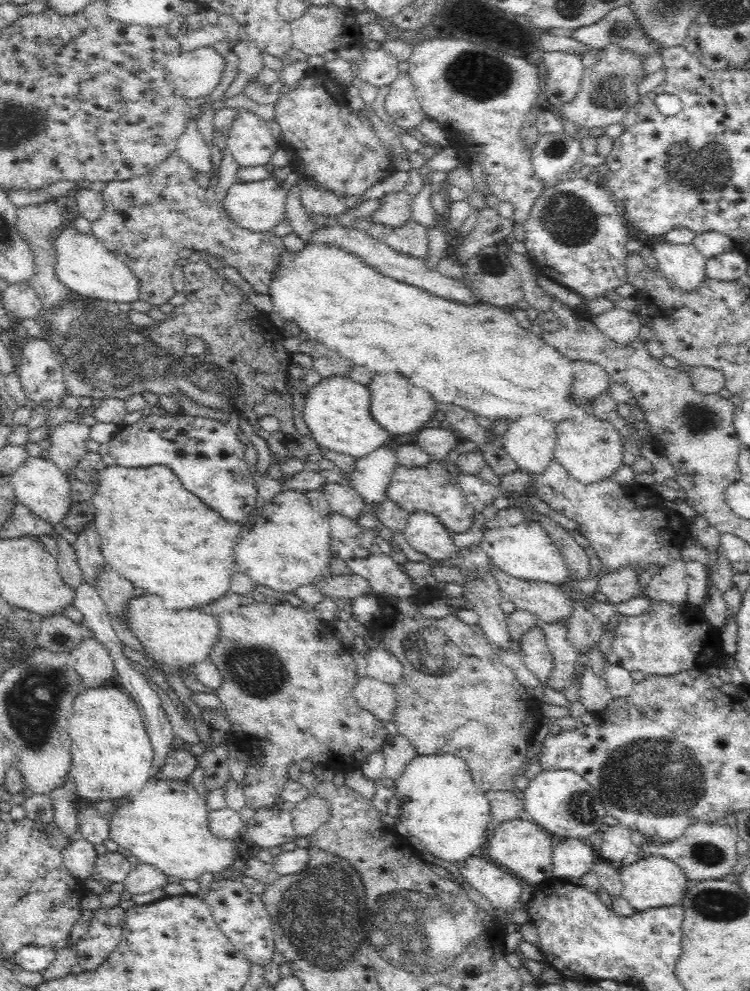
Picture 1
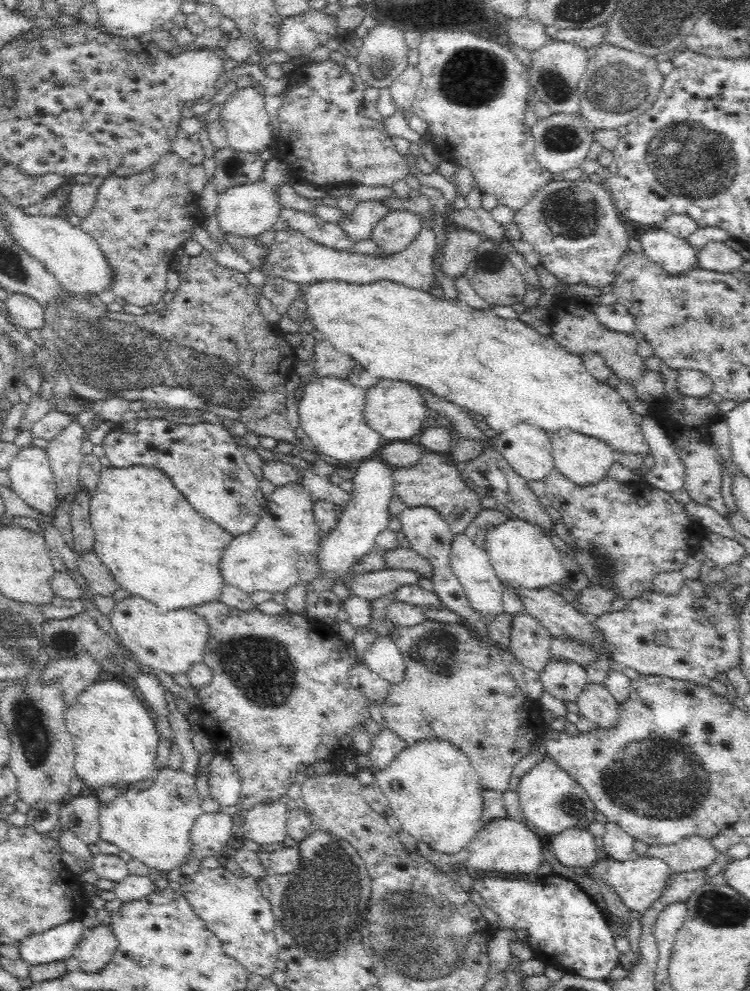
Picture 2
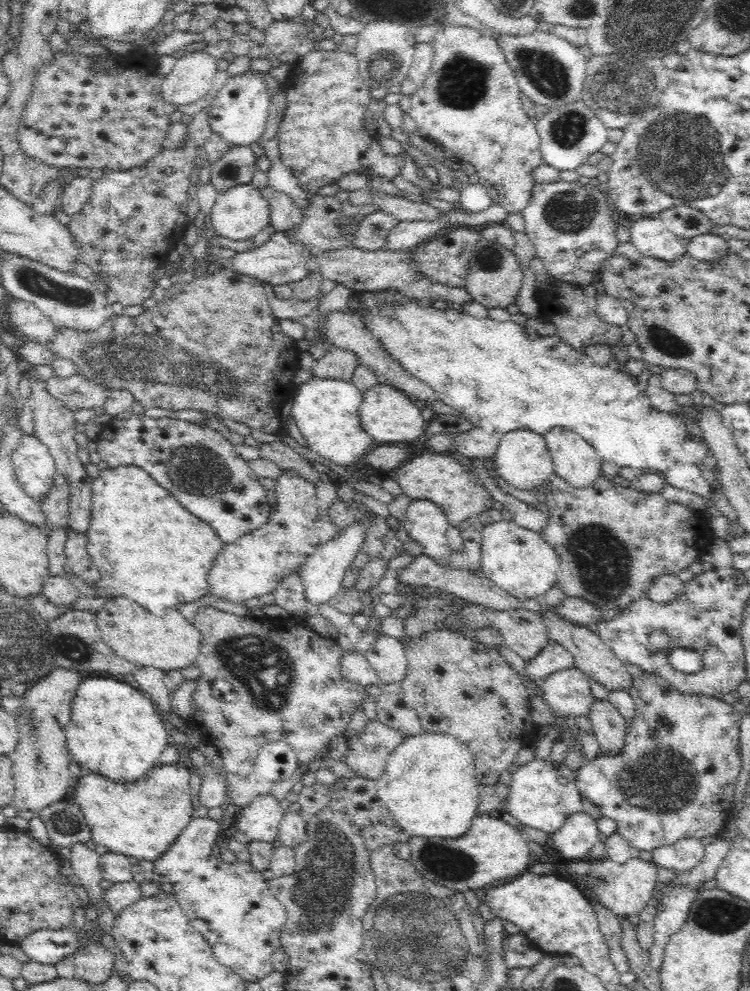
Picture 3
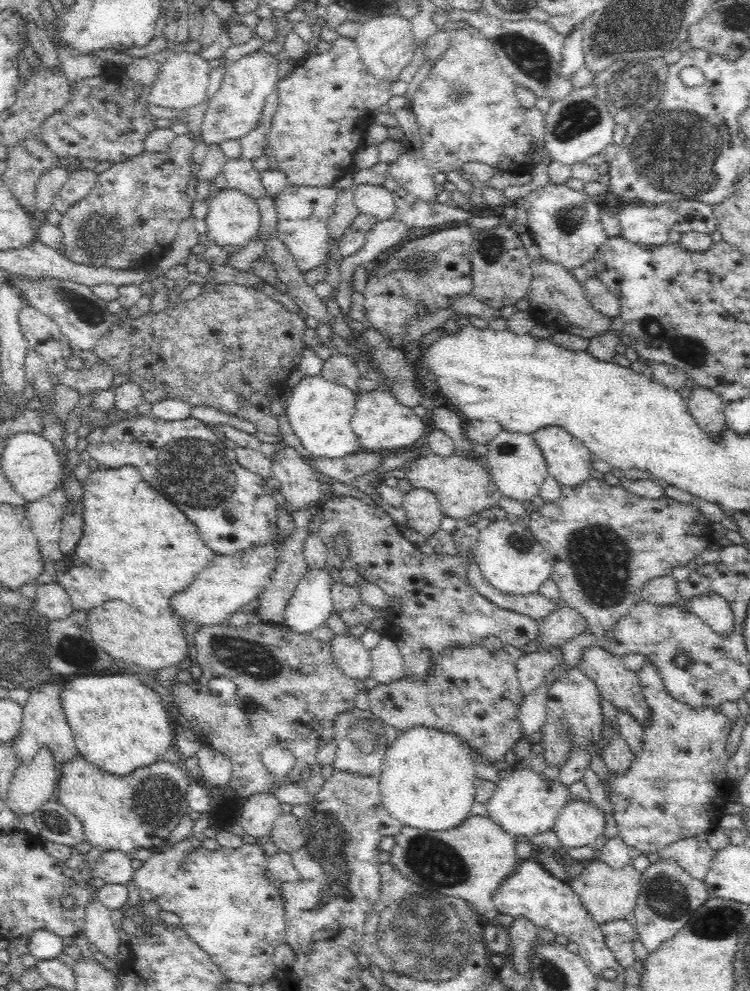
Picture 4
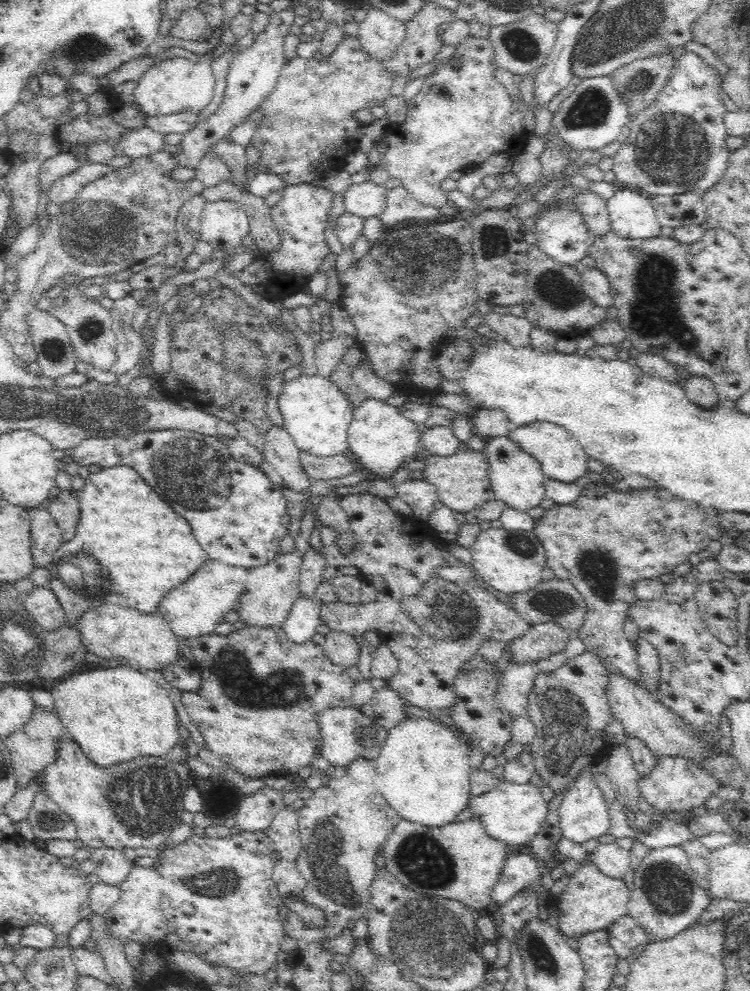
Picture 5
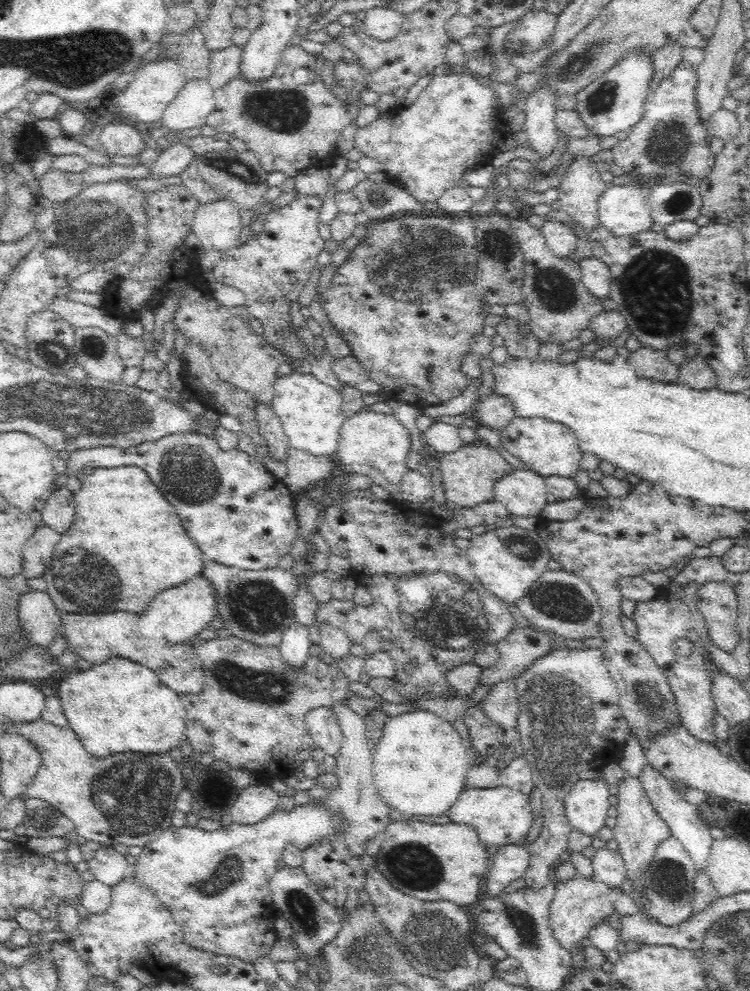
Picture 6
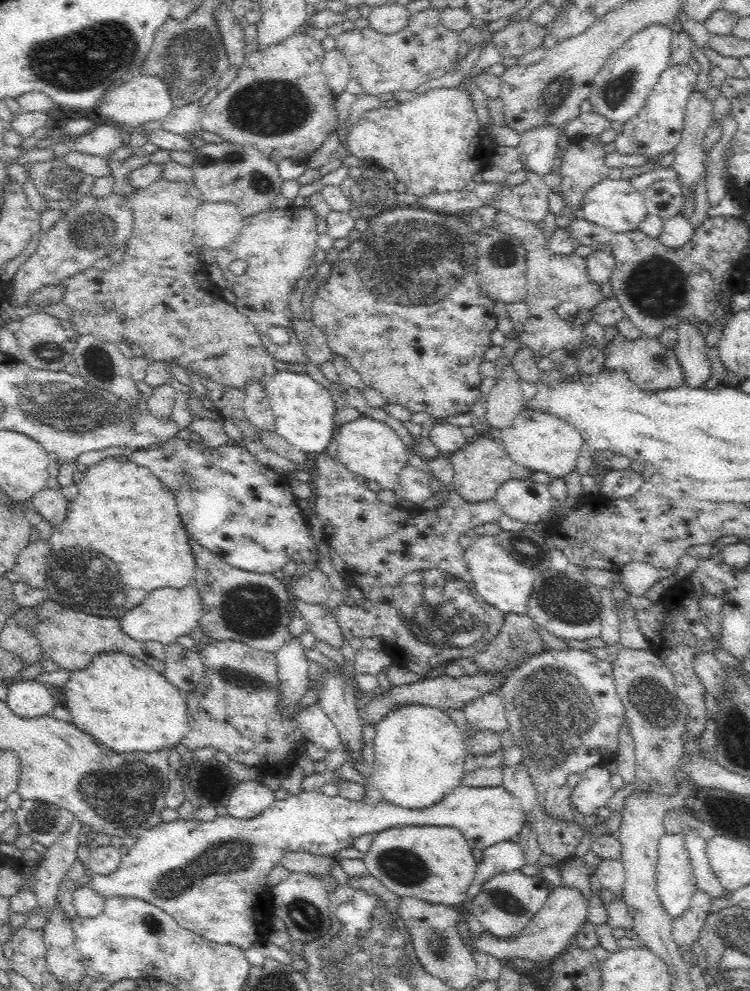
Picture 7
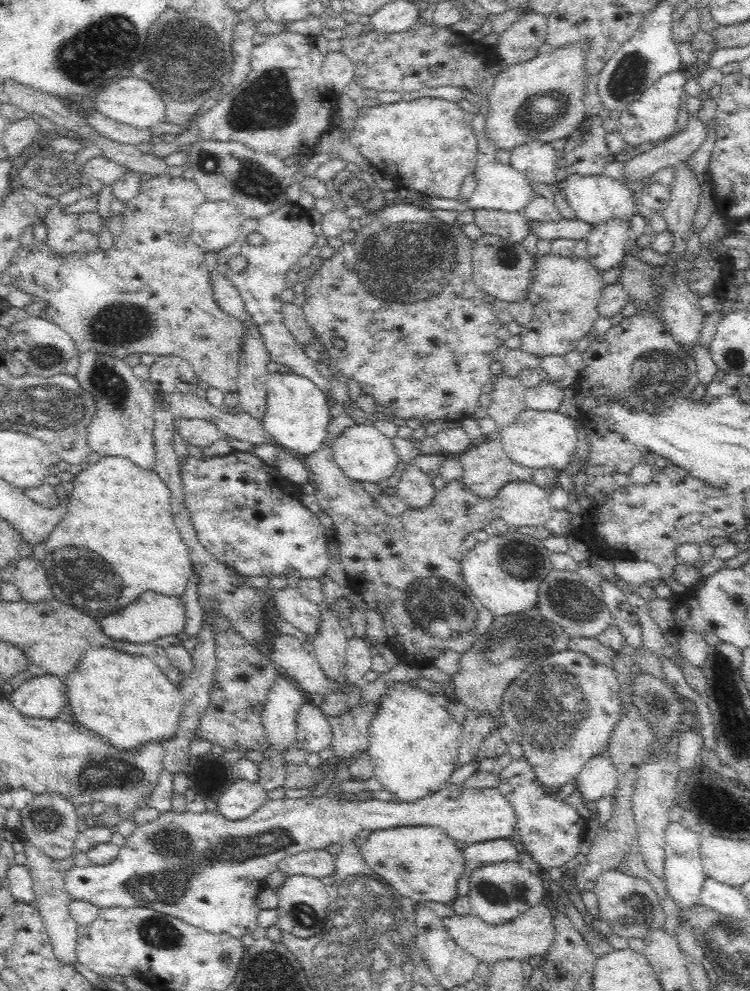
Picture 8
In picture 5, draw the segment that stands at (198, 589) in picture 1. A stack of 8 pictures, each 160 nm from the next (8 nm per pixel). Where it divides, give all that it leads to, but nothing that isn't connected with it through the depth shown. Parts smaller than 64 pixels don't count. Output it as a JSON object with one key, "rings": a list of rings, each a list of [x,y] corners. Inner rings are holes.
{"rings":[[[117,465],[101,469],[95,474],[90,474],[85,479],[84,486],[78,492],[79,496],[79,522],[75,528],[73,538],[64,541],[53,554],[52,562],[47,566],[50,571],[50,590],[57,597],[58,603],[64,611],[66,617],[66,627],[76,627],[76,620],[80,618],[87,610],[95,609],[97,606],[104,604],[124,605],[142,614],[155,614],[158,608],[158,602],[164,598],[164,594],[172,588],[177,588],[187,582],[187,580],[209,559],[205,550],[200,546],[200,543],[194,538],[191,532],[191,527],[182,516],[178,516],[166,502],[162,502],[158,498],[158,494],[140,477],[140,474],[134,468],[125,465]]]}

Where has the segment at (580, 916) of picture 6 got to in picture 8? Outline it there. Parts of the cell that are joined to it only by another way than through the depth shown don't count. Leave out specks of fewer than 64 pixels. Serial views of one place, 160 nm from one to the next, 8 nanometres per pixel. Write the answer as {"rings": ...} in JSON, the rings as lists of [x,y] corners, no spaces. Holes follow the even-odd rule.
{"rings":[[[546,902],[524,910],[516,918],[503,924],[488,924],[474,912],[464,916],[456,913],[442,917],[440,920],[452,941],[466,953],[472,954],[480,965],[484,964],[484,966],[492,966],[502,960],[516,959],[521,962],[533,956],[544,957],[553,946],[554,909]]]}

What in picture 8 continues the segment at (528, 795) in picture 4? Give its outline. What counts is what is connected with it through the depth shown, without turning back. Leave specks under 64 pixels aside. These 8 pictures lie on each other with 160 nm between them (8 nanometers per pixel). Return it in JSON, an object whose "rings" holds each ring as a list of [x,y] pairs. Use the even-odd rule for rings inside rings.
{"rings":[[[445,784],[436,792],[426,795],[424,798],[420,798],[413,803],[396,803],[393,801],[381,801],[375,798],[358,802],[347,801],[346,799],[340,799],[338,801],[338,799],[328,799],[328,796],[325,794],[320,795],[320,797],[313,797],[311,794],[308,794],[303,798],[297,799],[269,799],[269,801],[260,806],[254,814],[251,814],[248,818],[240,820],[228,820],[227,818],[222,818],[222,814],[220,814],[220,811],[218,810],[200,812],[200,814],[196,814],[195,812],[190,812],[188,810],[178,812],[170,809],[161,812],[158,816],[156,816],[156,818],[154,818],[154,820],[150,820],[150,822],[137,823],[136,828],[125,838],[125,843],[120,847],[116,858],[114,858],[112,862],[108,862],[108,864],[104,865],[88,864],[86,866],[74,866],[67,870],[63,874],[64,887],[66,887],[66,891],[68,891],[71,901],[90,902],[99,909],[108,907],[124,907],[124,909],[127,909],[128,907],[148,907],[152,910],[161,912],[162,914],[181,918],[182,921],[186,922],[186,924],[206,930],[211,934],[228,933],[234,936],[234,938],[241,939],[244,935],[251,935],[253,930],[258,927],[257,912],[260,908],[255,902],[257,886],[264,882],[266,876],[268,876],[271,872],[274,872],[277,869],[277,864],[281,860],[284,860],[287,856],[312,849],[324,849],[328,846],[328,844],[339,844],[341,847],[346,846],[346,844],[353,842],[354,836],[356,836],[360,830],[384,830],[386,828],[394,828],[394,826],[436,826],[444,830],[450,838],[464,842],[464,844],[470,844],[470,842],[486,842],[488,840],[515,837],[515,824],[516,815],[514,814],[514,809],[512,809],[510,803],[504,799],[504,795],[500,794],[498,788],[468,788],[464,786],[464,784]]]}

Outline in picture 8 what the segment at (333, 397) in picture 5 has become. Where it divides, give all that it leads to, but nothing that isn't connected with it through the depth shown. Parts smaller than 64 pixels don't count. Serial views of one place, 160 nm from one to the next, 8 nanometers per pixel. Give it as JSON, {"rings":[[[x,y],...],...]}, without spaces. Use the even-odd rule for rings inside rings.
{"rings":[[[277,372],[269,374],[266,390],[266,410],[262,426],[275,443],[306,456],[322,448],[327,436],[326,426],[331,420],[324,393],[306,377],[296,373]]]}

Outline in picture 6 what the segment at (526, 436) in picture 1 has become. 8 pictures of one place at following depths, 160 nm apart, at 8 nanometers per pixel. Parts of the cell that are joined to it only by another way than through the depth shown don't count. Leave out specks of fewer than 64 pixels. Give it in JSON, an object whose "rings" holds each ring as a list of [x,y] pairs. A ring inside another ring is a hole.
{"rings":[[[514,469],[512,474],[496,482],[494,491],[494,501],[500,502],[510,516],[517,518],[541,518],[548,504],[545,481],[533,471]]]}

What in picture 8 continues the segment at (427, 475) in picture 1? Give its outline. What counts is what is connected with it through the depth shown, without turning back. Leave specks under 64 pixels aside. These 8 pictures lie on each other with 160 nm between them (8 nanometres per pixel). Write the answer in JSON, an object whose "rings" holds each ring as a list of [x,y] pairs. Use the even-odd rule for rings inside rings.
{"rings":[[[499,438],[490,440],[490,442],[484,440],[480,444],[471,447],[466,453],[458,456],[457,460],[464,468],[464,475],[460,479],[461,482],[474,495],[481,498],[490,499],[497,497],[500,490],[510,482],[526,482],[540,486],[544,490],[556,488],[559,485],[557,479],[561,473],[560,471],[556,471],[550,467],[544,469],[522,467],[520,464],[513,462],[504,453],[503,445]]]}

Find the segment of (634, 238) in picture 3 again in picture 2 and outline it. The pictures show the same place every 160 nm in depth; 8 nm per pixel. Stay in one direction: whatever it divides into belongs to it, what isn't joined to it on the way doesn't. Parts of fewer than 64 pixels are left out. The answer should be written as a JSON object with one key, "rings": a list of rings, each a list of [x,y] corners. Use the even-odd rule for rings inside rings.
{"rings":[[[657,226],[639,238],[643,254],[668,274],[682,274],[697,266],[697,251],[685,239]]]}

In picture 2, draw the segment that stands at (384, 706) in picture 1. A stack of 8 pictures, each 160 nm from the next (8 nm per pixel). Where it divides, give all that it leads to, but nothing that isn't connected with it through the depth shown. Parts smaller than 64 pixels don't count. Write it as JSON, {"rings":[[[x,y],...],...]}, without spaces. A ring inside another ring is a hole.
{"rings":[[[354,662],[347,673],[350,684],[370,701],[376,699],[381,704],[388,696],[391,684],[379,674],[374,674],[365,663]]]}

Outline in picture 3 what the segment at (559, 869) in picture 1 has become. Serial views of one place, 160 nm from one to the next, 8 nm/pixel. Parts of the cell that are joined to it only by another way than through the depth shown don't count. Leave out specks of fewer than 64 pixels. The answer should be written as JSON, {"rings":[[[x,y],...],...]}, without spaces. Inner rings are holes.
{"rings":[[[586,811],[566,816],[562,826],[550,835],[550,843],[567,861],[587,859],[586,854],[596,844],[600,831],[596,819]]]}

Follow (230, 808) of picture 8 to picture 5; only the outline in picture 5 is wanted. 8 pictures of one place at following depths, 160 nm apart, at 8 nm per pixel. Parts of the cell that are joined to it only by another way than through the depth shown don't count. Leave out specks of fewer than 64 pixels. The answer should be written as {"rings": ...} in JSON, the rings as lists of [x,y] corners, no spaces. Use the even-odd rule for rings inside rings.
{"rings":[[[267,786],[245,795],[237,806],[236,824],[250,832],[267,829],[278,811],[285,806],[282,798],[282,791]]]}

